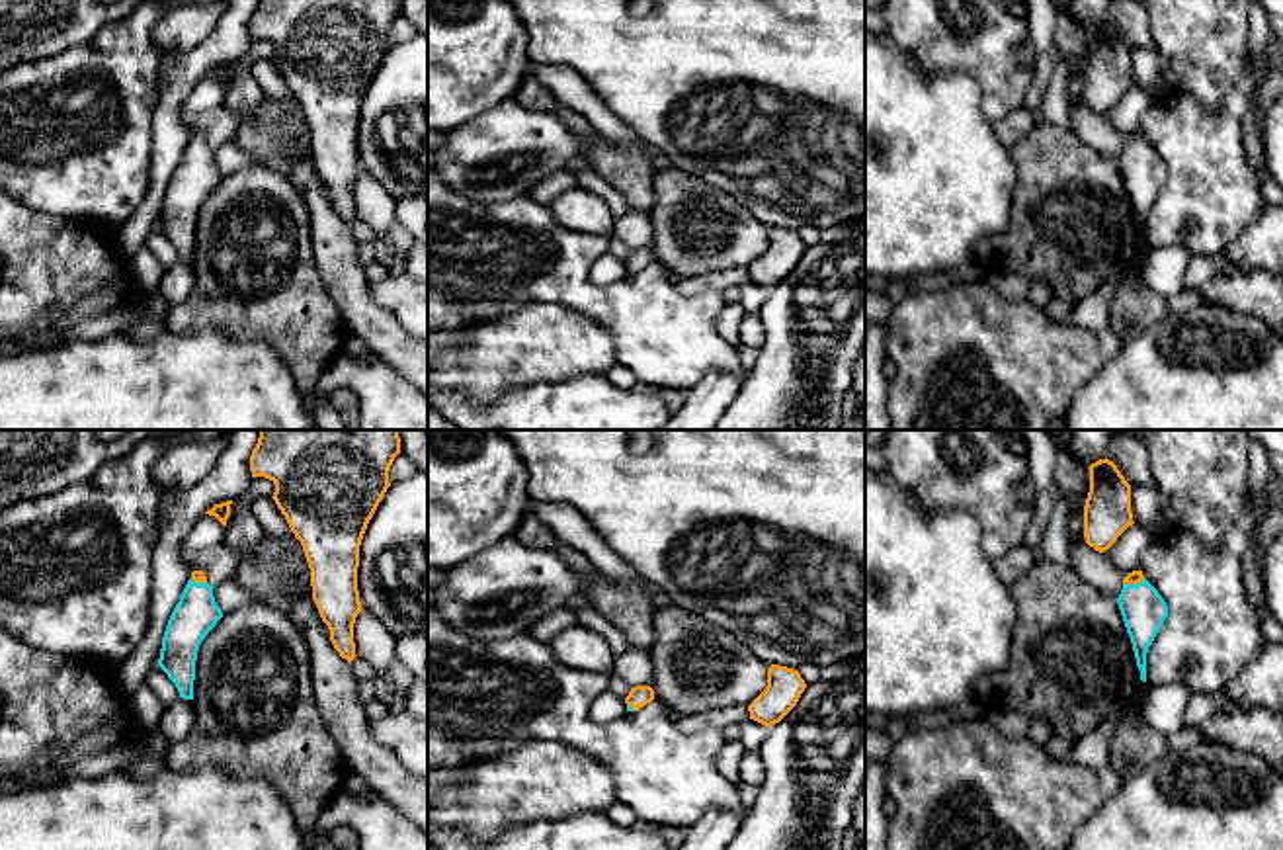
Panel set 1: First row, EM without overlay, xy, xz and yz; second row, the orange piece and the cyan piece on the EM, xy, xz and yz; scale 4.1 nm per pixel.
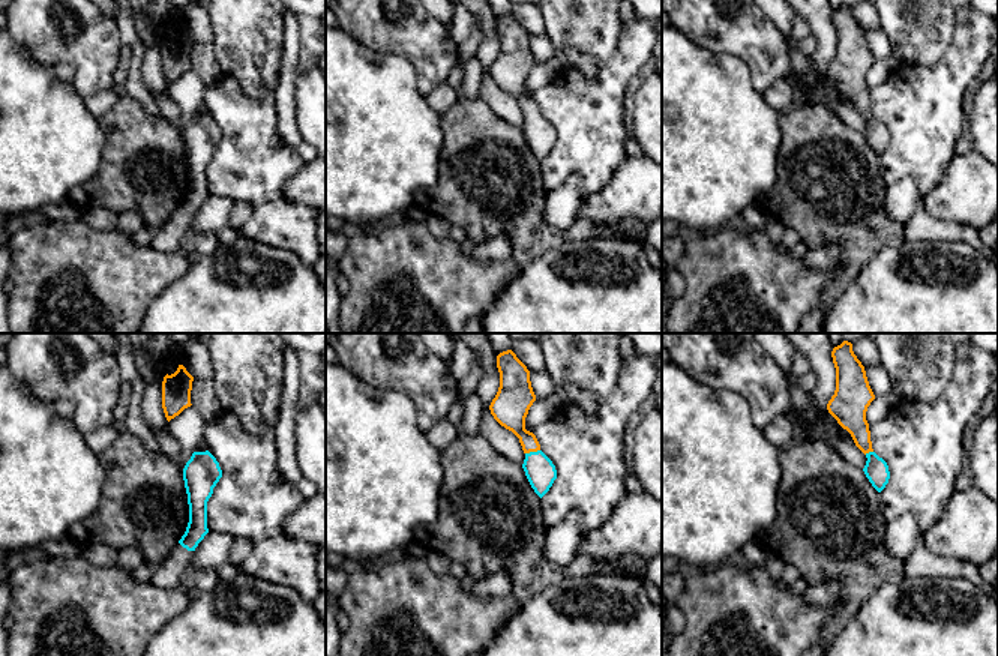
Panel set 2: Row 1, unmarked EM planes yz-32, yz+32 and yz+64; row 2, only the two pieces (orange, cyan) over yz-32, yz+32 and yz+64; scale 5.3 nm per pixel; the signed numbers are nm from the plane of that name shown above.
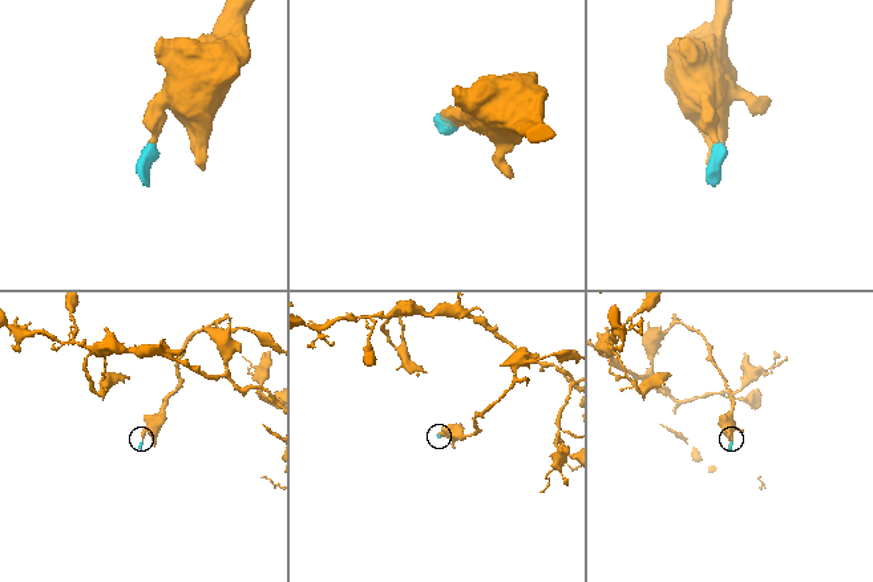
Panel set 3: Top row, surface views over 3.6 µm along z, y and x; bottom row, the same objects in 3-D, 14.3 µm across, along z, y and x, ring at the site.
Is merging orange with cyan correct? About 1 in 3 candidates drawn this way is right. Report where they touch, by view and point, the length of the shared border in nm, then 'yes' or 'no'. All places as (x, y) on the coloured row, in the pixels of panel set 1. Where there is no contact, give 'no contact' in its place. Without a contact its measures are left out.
yz (1133, 583) | 90 nm | yes

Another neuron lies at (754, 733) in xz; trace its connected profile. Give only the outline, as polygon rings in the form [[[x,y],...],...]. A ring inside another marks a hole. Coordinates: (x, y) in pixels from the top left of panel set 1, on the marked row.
[[[746,719],[744,723],[740,723],[740,729],[740,743],[744,744],[746,752],[758,752],[767,737],[767,727],[754,719]]]

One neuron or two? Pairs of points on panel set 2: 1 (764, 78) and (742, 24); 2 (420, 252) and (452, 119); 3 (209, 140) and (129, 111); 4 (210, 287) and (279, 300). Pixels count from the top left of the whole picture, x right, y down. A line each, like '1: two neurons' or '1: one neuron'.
1: one neuron
2: two neurons
3: two neurons
4: one neuron

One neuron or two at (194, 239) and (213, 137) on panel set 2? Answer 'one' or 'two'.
two

